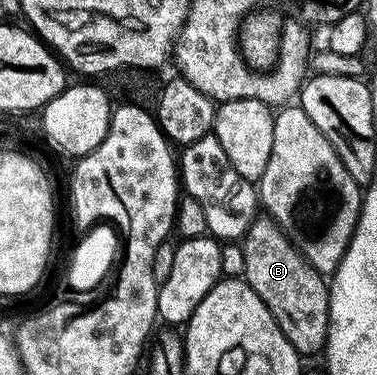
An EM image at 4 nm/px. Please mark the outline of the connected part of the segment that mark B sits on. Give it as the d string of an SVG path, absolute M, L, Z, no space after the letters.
M266 216L256 217L241 239L244 252L242 277L261 296L265 308L277 320L277 328L293 344L299 355L315 354L327 344L329 328L329 282L324 275L312 268L302 252L283 235L283 229Z

